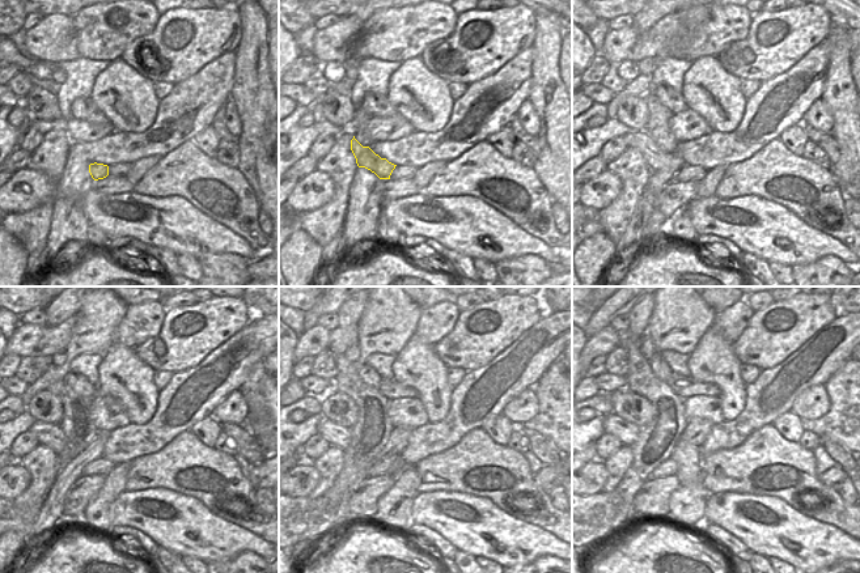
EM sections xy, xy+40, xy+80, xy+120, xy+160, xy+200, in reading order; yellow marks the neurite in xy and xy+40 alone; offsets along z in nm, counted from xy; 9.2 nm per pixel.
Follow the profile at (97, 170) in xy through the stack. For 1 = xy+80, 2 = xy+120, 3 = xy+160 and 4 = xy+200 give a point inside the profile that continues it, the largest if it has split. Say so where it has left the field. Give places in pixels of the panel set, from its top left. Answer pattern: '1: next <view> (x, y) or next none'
1: next xy+80 (656, 160)
2: next xy+120 (50, 434)
3: next xy+160 (338, 436)
4: next xy+200 (626, 432)

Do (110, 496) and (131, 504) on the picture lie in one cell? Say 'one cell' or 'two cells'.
two cells

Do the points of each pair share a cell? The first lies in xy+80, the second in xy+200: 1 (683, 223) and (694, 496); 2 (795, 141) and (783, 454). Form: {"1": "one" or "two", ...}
{"1": "one", "2": "two"}

